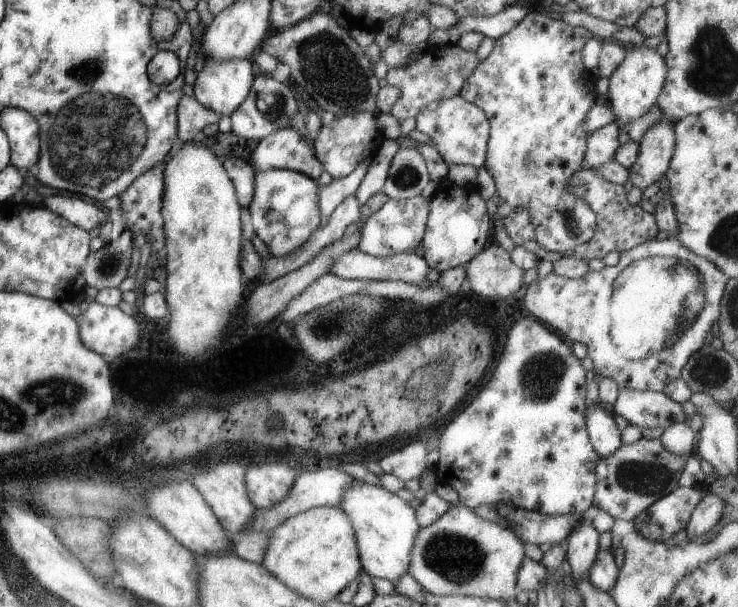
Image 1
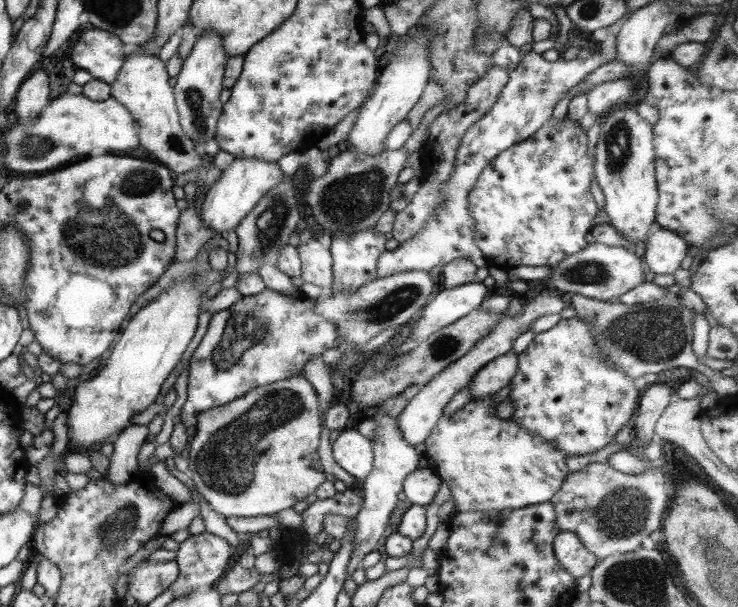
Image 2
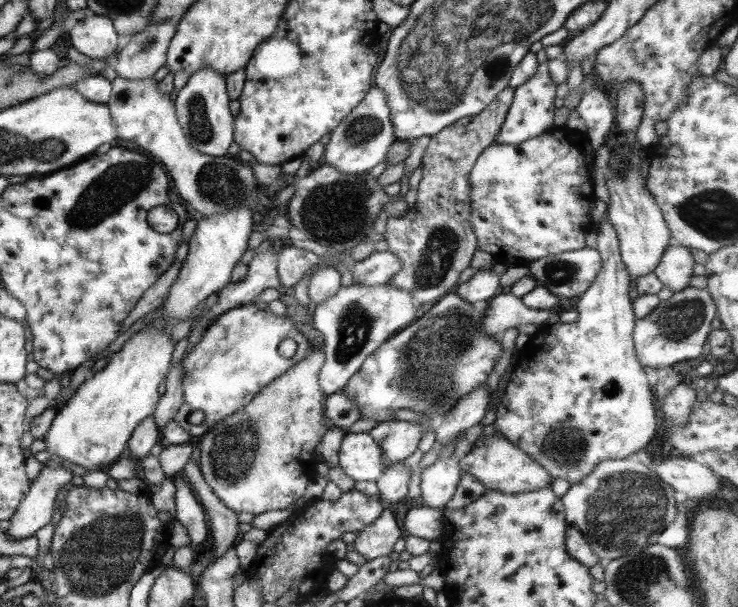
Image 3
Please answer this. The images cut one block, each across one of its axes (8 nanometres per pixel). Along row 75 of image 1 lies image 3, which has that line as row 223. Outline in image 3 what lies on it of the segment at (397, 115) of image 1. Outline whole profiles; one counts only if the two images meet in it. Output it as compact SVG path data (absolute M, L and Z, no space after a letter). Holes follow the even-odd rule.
M508 84L505 86L505 88L503 88L503 90L499 91L499 94L497 94L495 98L492 98L491 102L489 102L487 106L483 108L483 110L479 111L479 114L470 117L461 117L458 121L451 122L449 126L444 126L440 131L437 131L430 136L427 148L423 152L423 155L420 159L419 166L421 168L422 175L418 183L418 187L416 188L417 194L415 202L406 210L403 216L400 216L399 218L388 217L385 222L383 240L385 240L387 243L386 251L390 252L390 254L393 254L397 258L397 261L399 261L400 265L400 270L392 276L387 284L407 292L416 305L422 305L425 307L431 302L436 302L436 300L439 300L439 298L443 297L445 294L448 294L450 290L456 286L456 281L459 274L461 274L463 270L470 266L470 261L475 250L478 250L477 241L475 241L475 237L471 232L471 223L469 223L469 218L471 218L471 199L469 198L469 190L471 190L471 187L469 187L468 176L476 158L479 156L479 154L481 154L481 152L483 152L483 149L485 149L486 146L489 146L491 143L493 143L493 140L495 140L495 134L497 134L497 130L501 128L505 114L507 114L507 108L511 104L513 98L513 90L514 87Z

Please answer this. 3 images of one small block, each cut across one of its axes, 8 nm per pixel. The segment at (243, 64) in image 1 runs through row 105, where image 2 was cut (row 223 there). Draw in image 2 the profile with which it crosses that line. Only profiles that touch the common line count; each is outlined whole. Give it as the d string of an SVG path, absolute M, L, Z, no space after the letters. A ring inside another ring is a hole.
M234 158L234 160L221 171L219 178L209 187L203 196L200 205L201 222L211 232L217 232L219 238L225 237L229 230L241 222L241 218L257 204L257 200L283 180L281 169L275 162L265 162L257 158Z

